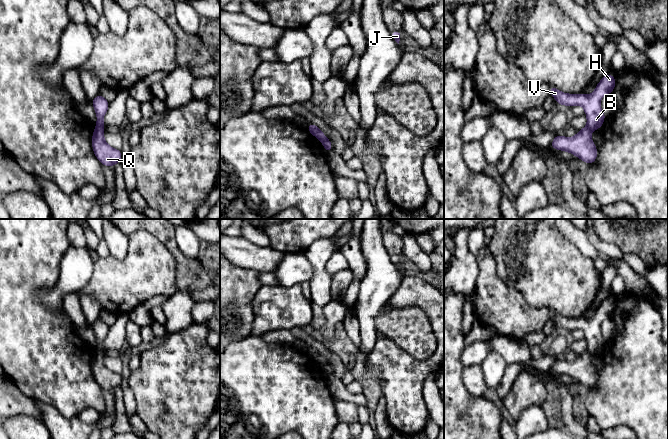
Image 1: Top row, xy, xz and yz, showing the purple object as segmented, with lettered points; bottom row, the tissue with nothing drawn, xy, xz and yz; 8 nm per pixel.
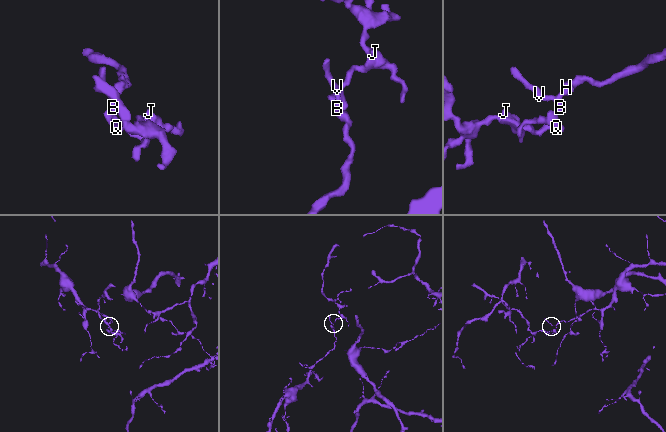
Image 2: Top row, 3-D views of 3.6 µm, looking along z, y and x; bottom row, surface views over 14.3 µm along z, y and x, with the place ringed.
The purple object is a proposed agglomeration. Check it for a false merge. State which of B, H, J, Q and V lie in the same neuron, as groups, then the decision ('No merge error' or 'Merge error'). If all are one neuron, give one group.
Groups: B H V / J Q. Merge error

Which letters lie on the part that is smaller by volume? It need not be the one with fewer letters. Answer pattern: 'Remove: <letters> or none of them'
Remove: J, Q

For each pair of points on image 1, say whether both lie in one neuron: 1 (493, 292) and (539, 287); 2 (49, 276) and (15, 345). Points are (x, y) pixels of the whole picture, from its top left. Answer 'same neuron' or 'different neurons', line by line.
1: different neurons
2: same neuron

